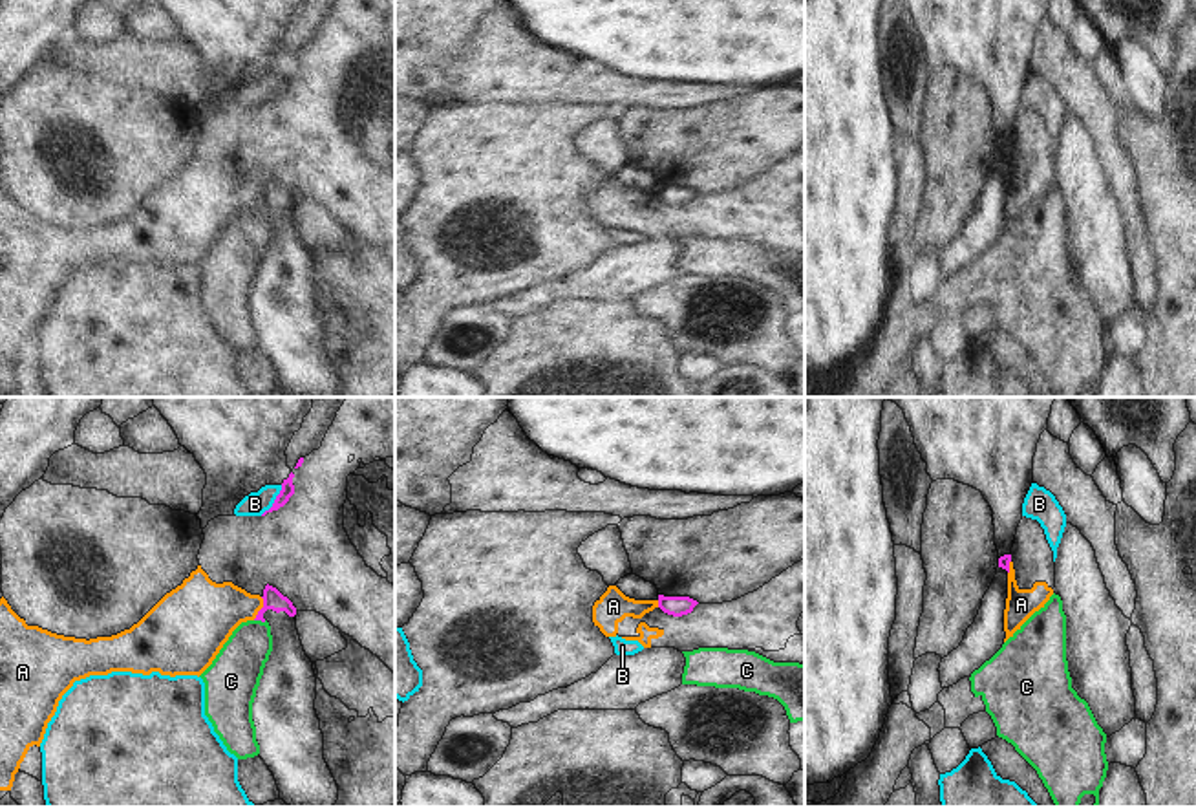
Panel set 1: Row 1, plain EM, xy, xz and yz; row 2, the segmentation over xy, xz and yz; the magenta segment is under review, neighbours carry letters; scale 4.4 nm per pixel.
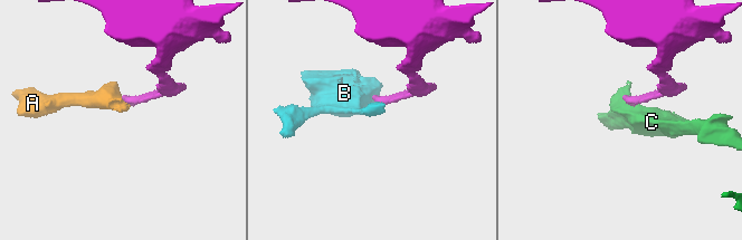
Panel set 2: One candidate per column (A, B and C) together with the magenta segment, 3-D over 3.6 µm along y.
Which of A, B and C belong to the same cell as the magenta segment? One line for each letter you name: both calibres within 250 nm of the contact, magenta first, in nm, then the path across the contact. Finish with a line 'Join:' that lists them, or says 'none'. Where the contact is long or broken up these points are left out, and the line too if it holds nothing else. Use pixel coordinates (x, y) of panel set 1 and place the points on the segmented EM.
Join: none.

